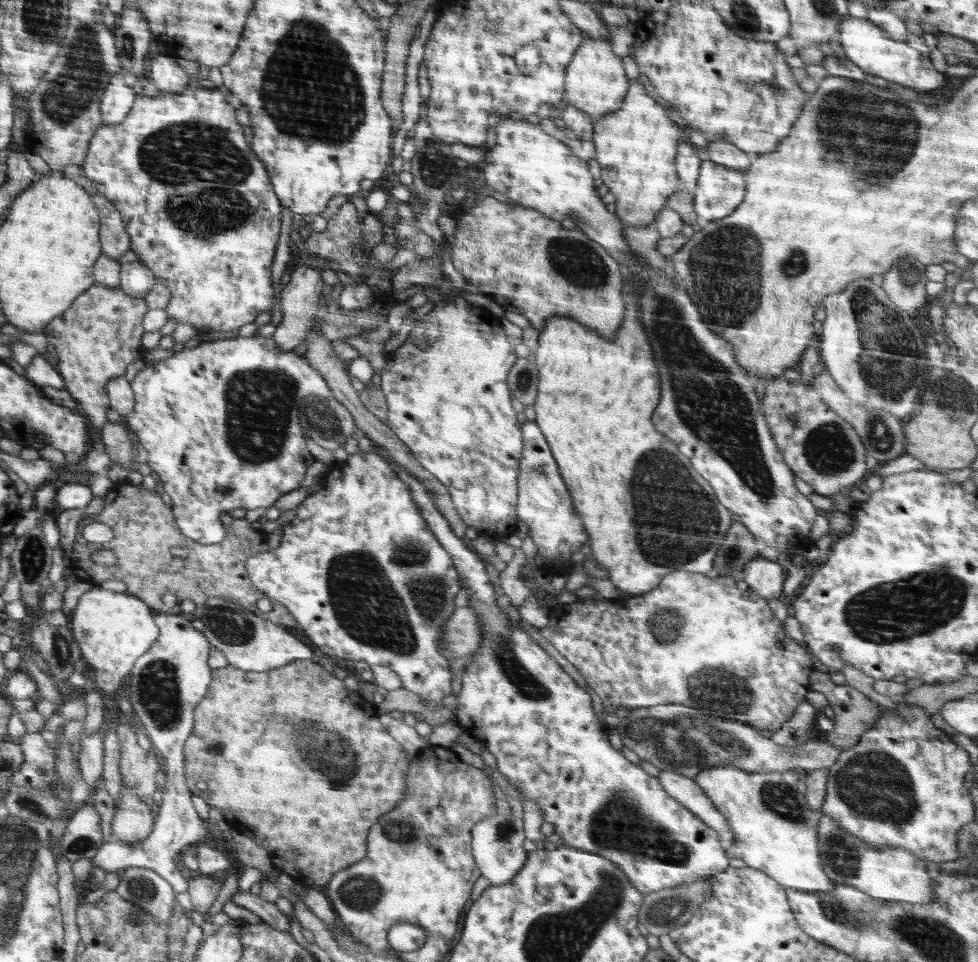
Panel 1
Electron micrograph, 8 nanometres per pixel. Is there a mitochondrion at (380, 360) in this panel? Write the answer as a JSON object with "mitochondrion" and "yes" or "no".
{"mitochondrion":"no"}

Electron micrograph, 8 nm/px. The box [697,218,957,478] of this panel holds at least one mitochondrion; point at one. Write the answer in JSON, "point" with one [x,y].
{"point":[887,352]}

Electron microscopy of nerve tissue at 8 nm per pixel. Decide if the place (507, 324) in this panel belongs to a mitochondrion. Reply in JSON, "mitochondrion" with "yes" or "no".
{"mitochondrion":"no"}

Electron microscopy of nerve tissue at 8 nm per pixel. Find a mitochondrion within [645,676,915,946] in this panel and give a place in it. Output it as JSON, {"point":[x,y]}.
{"point":[779,798]}

